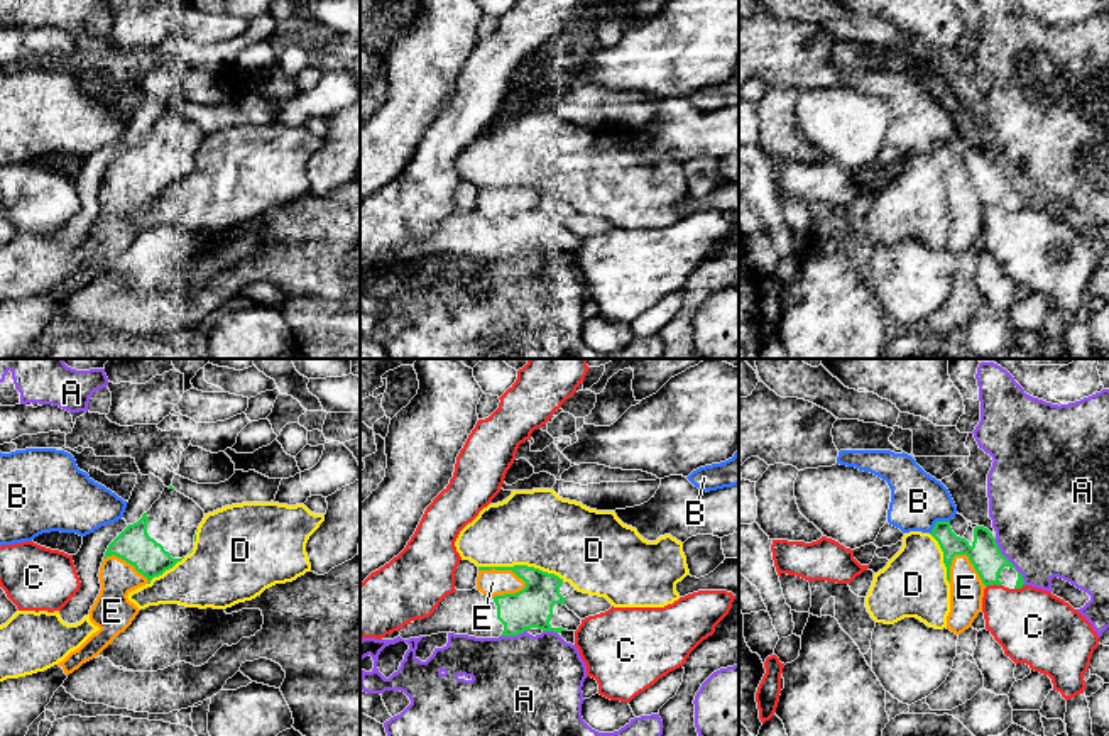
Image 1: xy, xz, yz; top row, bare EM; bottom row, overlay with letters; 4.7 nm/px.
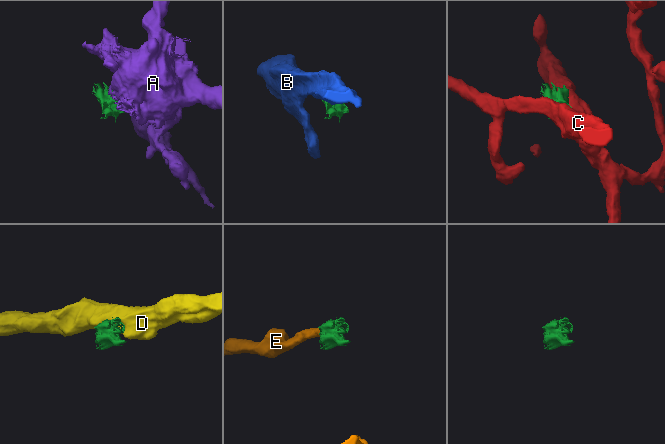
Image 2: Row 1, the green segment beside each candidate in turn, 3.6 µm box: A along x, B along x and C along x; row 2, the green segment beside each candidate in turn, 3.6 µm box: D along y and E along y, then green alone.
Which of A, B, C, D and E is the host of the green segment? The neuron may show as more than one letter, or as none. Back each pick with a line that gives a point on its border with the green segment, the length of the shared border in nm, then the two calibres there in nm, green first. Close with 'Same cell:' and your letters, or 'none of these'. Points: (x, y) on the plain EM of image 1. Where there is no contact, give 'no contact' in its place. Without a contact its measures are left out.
E: meets green in xz at (504, 190); contact 240 nm long; 190 nm thick on the green side, 130 nm on the other
Same cell: E

